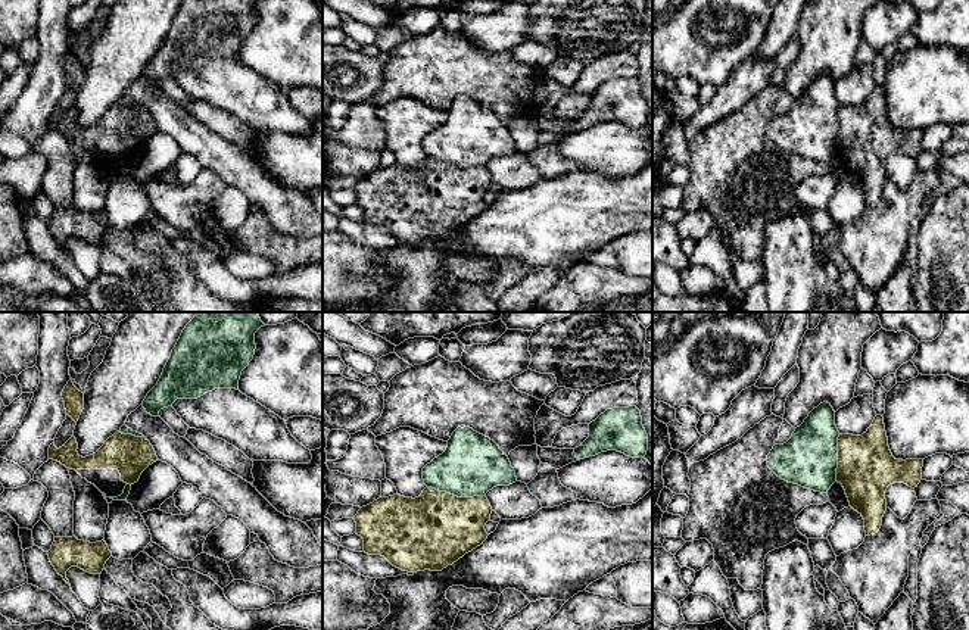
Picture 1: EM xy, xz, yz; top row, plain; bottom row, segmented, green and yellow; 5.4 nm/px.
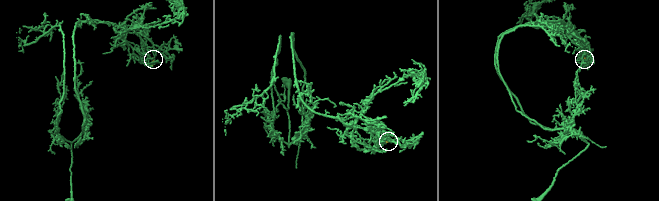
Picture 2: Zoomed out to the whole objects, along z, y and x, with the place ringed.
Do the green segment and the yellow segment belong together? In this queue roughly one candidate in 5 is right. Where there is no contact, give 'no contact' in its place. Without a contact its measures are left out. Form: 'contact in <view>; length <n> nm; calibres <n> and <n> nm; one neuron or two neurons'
contact in xz; length 280 nm; calibres 340 and 400 nm; two neurons

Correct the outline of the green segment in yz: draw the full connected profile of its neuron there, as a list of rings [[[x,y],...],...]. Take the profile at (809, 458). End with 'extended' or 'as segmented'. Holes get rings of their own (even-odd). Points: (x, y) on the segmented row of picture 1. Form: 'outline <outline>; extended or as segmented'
outline [[[823,402],[783,445],[775,445],[767,467],[782,480],[820,493],[836,481],[838,437],[835,411]]]; as segmented

